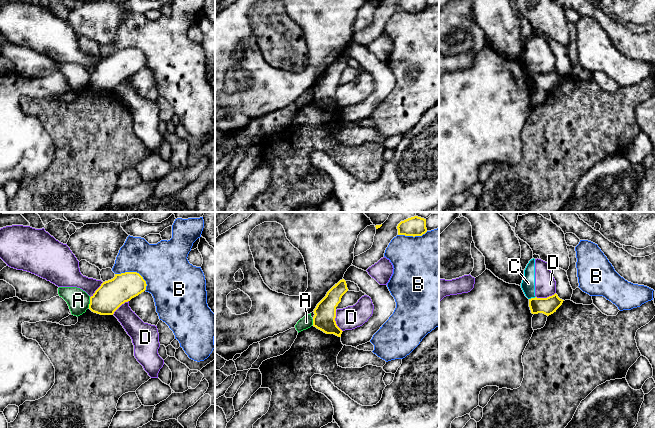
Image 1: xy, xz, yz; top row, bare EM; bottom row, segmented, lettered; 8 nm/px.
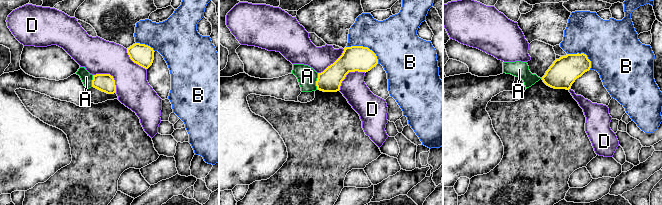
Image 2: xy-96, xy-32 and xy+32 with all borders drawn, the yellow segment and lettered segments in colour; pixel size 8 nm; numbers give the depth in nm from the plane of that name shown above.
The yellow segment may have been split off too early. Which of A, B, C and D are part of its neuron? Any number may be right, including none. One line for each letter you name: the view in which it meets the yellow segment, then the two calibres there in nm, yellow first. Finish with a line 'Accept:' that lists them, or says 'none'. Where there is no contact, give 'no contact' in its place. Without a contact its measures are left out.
Accept: none

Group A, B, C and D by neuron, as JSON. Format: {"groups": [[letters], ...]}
{"groups": [["A"], ["B"], ["C", "D"]]}

